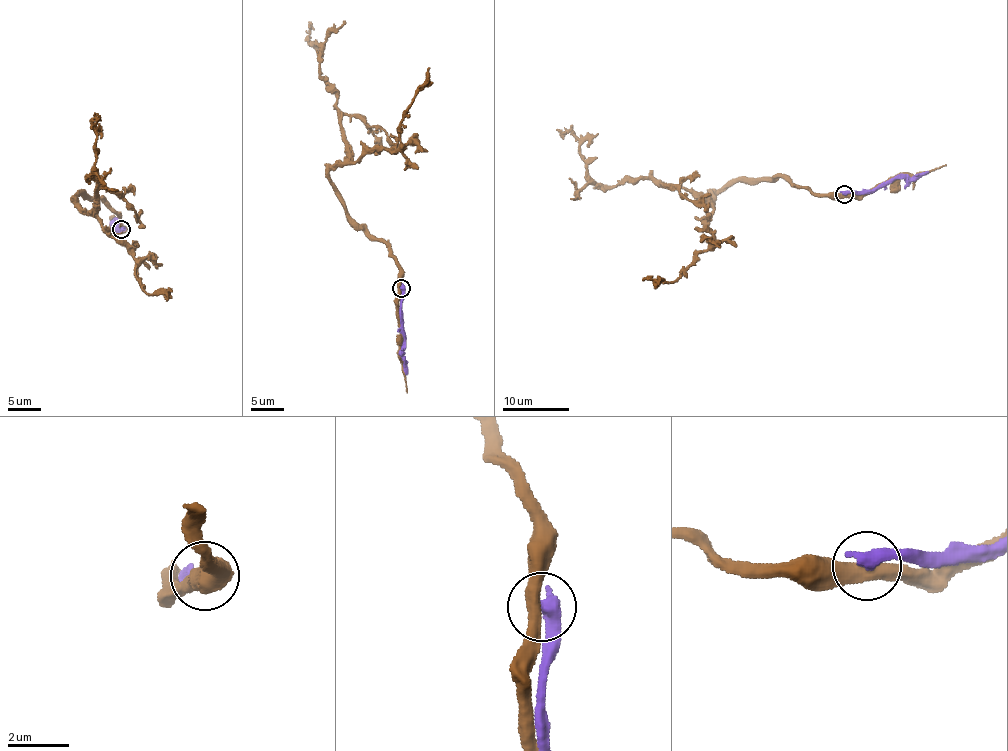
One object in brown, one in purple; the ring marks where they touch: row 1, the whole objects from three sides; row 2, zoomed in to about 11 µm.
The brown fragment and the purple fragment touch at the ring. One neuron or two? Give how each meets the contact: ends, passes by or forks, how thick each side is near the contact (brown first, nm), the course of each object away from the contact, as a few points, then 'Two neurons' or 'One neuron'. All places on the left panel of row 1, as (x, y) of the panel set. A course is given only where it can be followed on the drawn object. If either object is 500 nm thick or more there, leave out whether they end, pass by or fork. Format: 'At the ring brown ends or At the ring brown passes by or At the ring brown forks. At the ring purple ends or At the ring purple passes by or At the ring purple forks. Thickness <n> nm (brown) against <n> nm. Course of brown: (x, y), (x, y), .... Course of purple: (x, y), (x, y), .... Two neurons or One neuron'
Thickness 440 nm (brown) against 500 nm. Course of brown: (120, 229), (101, 199), (81, 192), (73, 199), (89, 211), (95, 205), (100, 178), (86, 179), (99, 115). Course of purple: (120, 229), (116, 232), (116, 220), (112, 223), (115, 220). Two neurons

